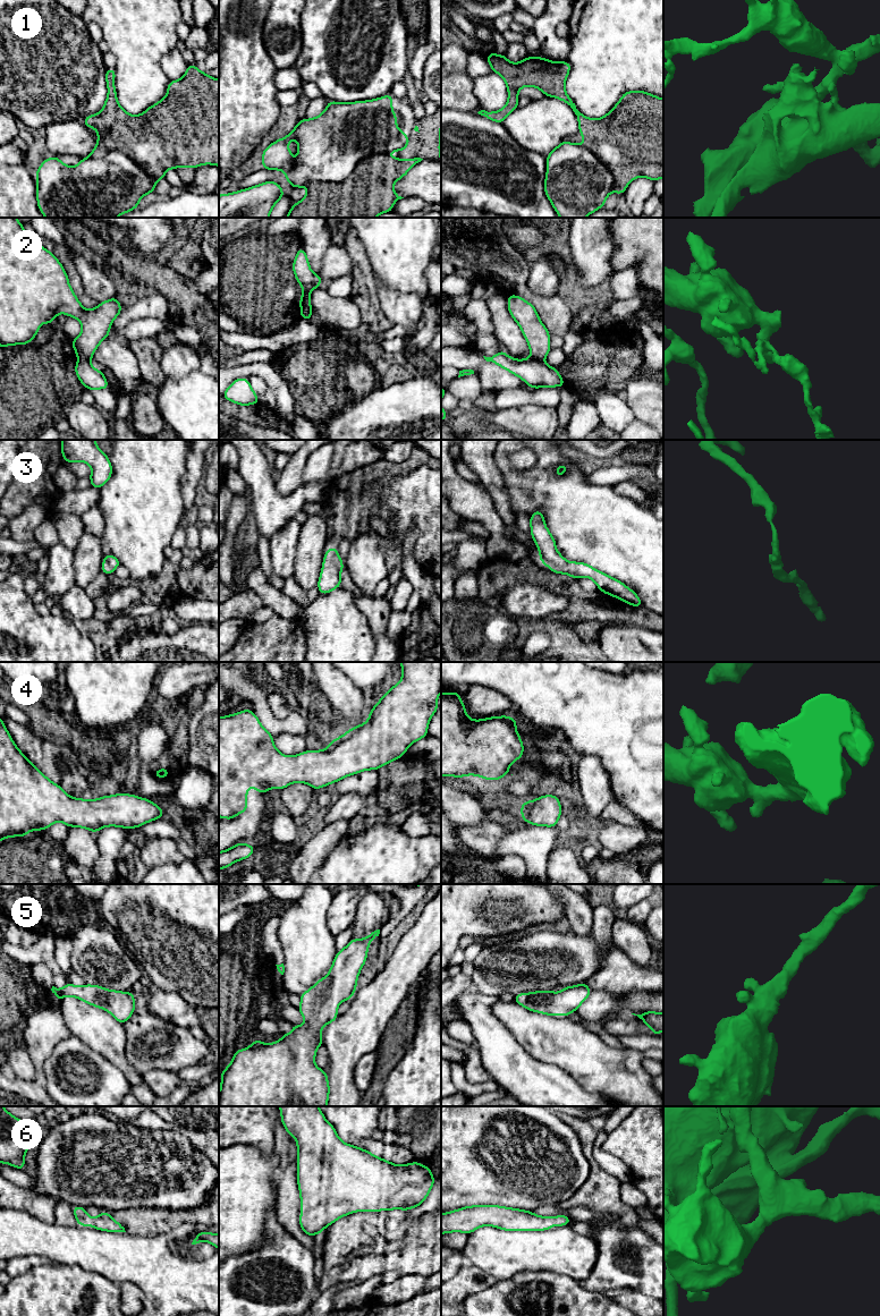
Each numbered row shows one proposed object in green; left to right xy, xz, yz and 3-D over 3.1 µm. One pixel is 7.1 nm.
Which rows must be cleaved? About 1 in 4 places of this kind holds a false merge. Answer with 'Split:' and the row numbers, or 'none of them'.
Split: 1, 2

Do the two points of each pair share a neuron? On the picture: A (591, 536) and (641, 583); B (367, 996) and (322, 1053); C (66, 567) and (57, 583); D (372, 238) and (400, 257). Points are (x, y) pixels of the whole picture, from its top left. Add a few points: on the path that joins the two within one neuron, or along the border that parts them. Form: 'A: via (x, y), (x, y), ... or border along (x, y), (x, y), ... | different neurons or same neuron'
A: via (603, 545), (628, 570) | same neuron
B: border along (323, 1044), (329, 1058), (328, 1071) | different neurons
C: via (62, 570), (59, 579) | same neuron
D: via (379, 238), (394, 251) | same neuron

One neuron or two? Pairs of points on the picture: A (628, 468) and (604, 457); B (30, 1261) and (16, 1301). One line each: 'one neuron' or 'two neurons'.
A: two neurons
B: two neurons

